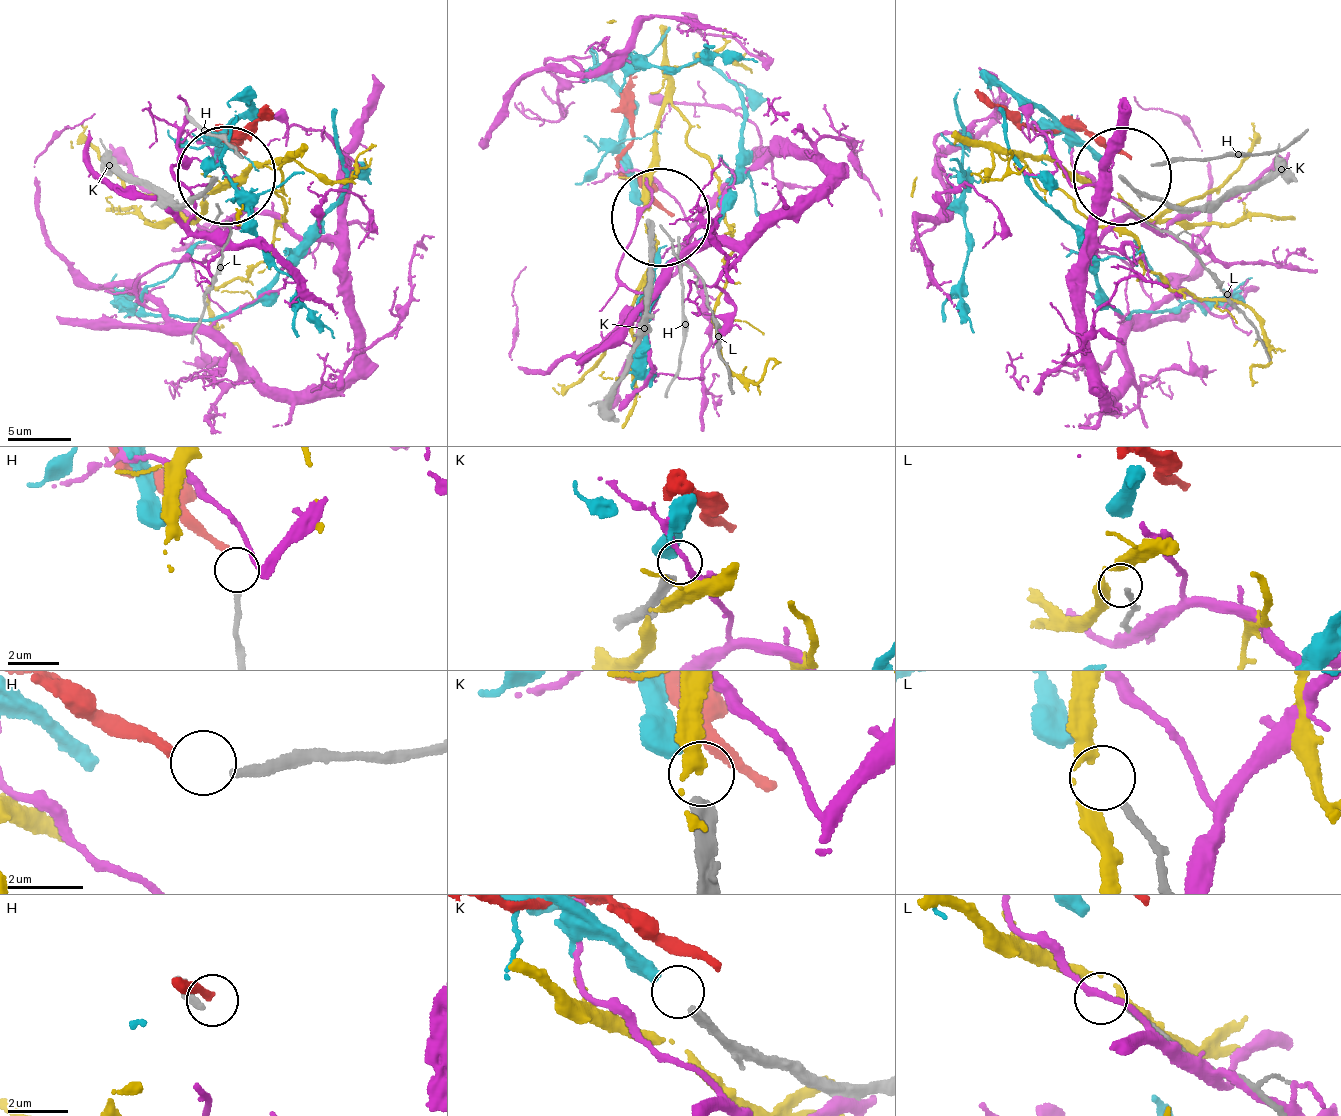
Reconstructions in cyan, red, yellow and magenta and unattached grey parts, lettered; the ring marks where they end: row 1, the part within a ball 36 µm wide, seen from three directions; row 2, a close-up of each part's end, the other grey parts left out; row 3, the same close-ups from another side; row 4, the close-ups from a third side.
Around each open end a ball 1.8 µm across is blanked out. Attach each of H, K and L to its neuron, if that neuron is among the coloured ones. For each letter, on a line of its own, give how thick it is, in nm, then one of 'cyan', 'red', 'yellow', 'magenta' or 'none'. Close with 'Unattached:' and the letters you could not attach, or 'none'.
H: calibre 240 nm; red
K: calibre 360 nm; cyan
L: calibre 170 nm; none
Unattached: L

